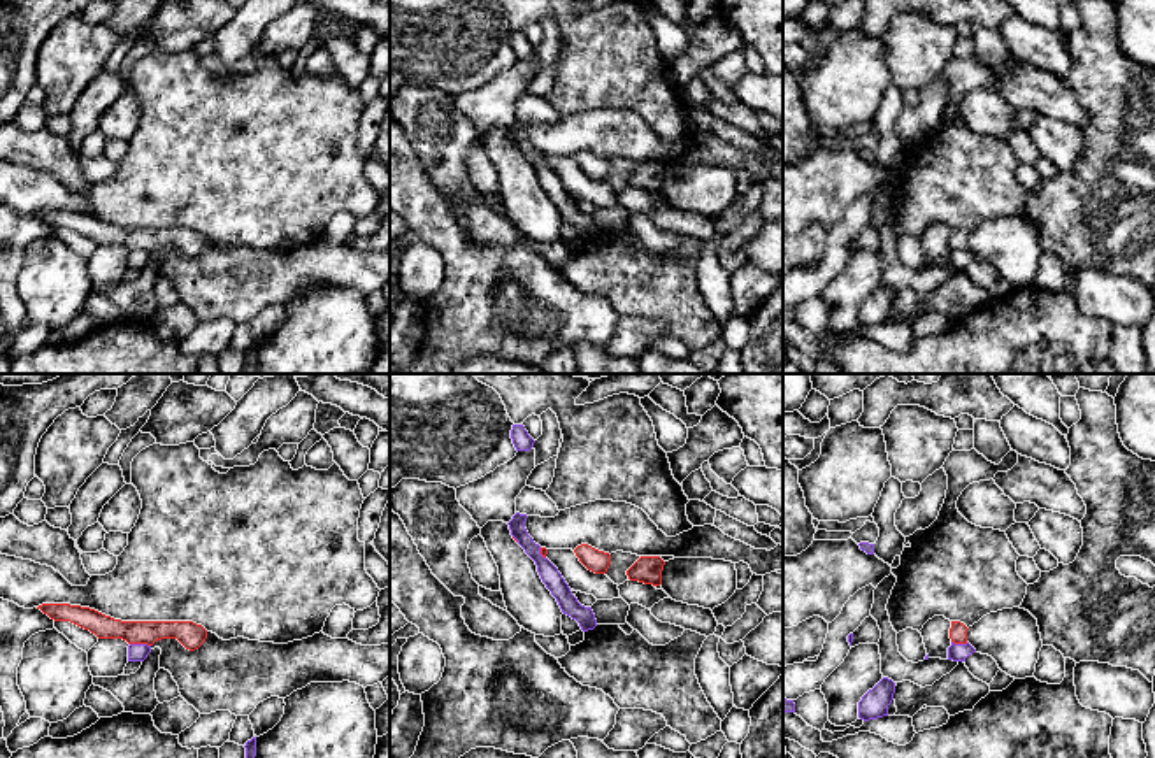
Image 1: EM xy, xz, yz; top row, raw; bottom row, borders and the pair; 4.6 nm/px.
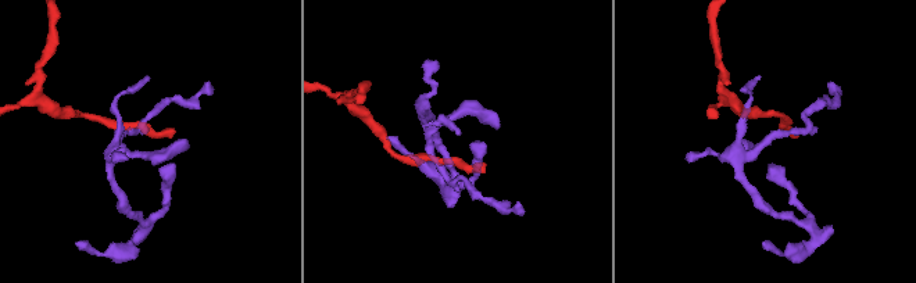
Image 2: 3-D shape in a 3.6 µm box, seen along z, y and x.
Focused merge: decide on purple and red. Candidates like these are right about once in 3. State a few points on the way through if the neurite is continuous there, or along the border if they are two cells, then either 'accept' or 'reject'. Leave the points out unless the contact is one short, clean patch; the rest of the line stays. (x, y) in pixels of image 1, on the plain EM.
border xy (130, 250), (146, 250), (150, 253); reject

